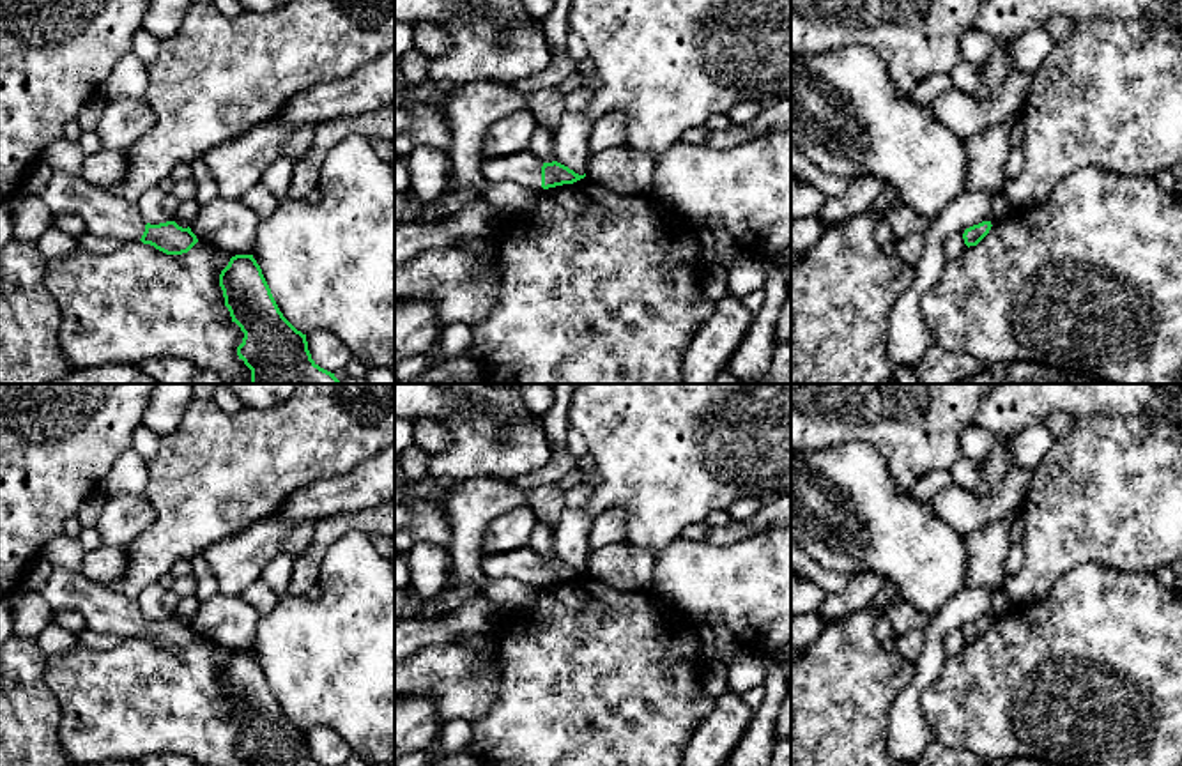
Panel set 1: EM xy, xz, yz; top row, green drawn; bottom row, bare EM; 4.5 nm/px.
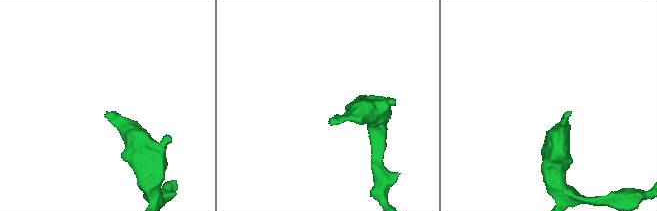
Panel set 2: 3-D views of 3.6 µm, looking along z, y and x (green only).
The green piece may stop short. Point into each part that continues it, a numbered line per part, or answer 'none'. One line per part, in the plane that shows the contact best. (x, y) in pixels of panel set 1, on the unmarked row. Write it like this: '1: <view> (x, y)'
1: xz (524, 565)

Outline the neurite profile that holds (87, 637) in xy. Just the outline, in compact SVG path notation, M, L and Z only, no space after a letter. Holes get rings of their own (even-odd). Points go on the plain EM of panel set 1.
M88 628L76 633L76 639L80 646L99 649L99 651L110 651L122 642L122 637L117 633L99 633Z

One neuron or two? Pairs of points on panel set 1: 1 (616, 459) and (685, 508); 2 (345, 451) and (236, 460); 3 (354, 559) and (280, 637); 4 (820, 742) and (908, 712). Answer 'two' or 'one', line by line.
1: one
2: one
3: one
4: two

